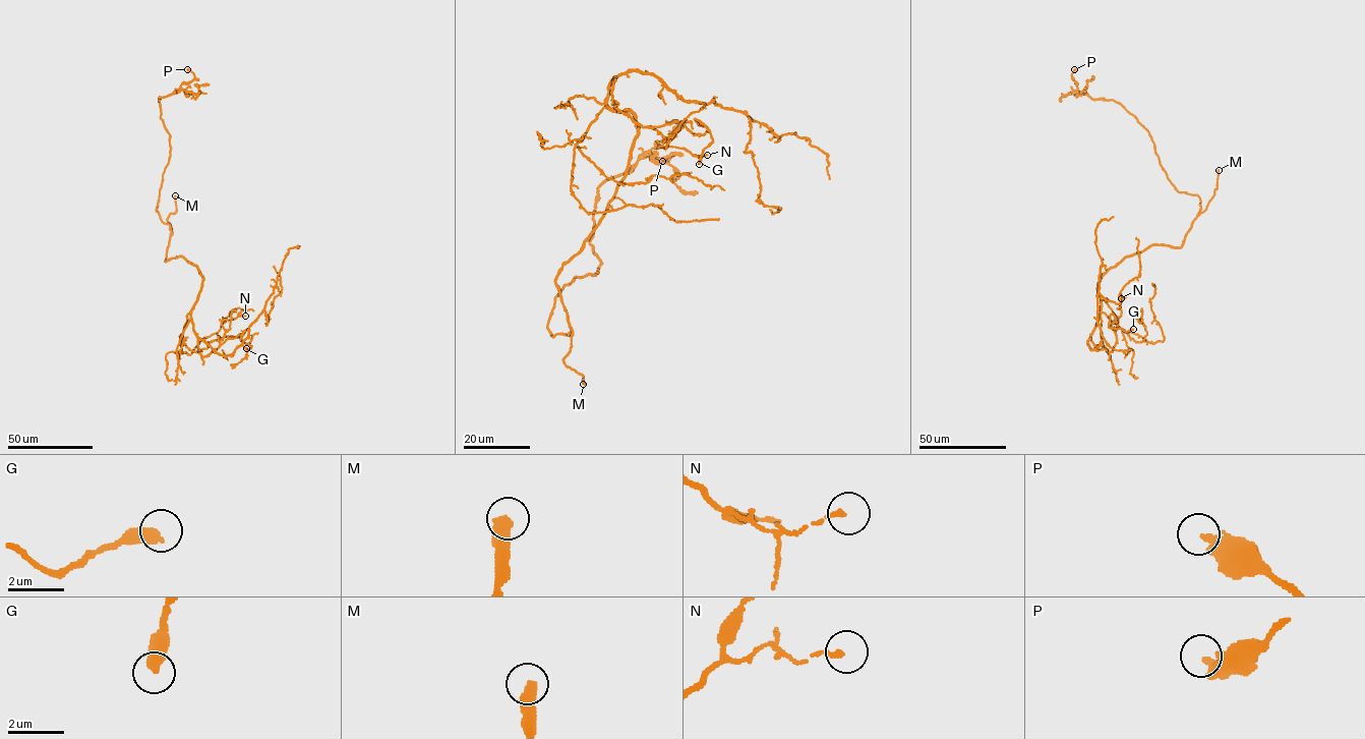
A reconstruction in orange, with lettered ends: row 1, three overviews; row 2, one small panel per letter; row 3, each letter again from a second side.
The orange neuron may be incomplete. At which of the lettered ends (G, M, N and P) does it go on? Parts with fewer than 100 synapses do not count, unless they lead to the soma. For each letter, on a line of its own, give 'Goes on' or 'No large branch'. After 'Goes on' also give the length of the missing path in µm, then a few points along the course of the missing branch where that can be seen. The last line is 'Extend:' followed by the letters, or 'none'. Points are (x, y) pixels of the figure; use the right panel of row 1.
G: No large branch
M: Goes on. Missing length about 7 µm
N: No large branch
P: No large branch
Extend: M

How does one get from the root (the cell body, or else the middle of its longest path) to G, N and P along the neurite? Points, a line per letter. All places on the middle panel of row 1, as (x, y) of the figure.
G: (597, 225), (638, 133), (607, 105), (614, 76), (641, 125), (706, 126), (699, 164)
N: (597, 225), (638, 133), (629, 110), (607, 105), (614, 76), (612, 103), (664, 136), (659, 148), (707, 155)
P: (597, 225), (555, 280), (571, 330), (553, 336), (562, 286), (598, 273), (597, 189), (674, 152), (662, 161)

